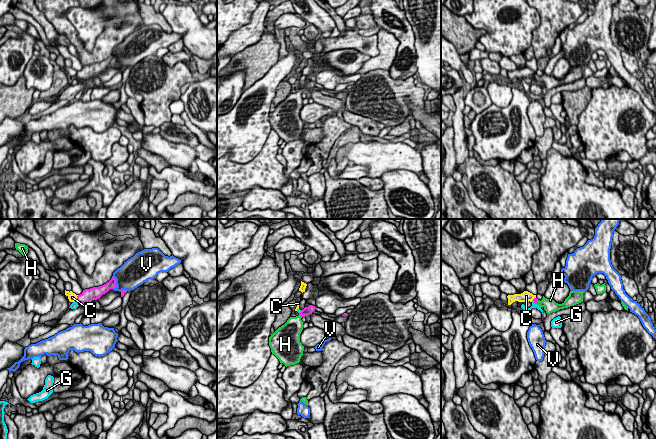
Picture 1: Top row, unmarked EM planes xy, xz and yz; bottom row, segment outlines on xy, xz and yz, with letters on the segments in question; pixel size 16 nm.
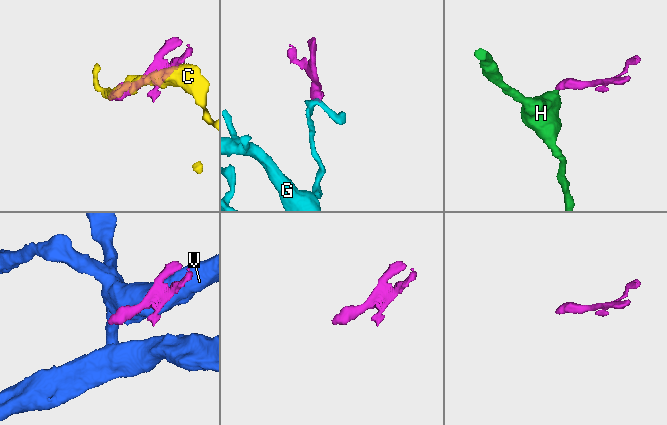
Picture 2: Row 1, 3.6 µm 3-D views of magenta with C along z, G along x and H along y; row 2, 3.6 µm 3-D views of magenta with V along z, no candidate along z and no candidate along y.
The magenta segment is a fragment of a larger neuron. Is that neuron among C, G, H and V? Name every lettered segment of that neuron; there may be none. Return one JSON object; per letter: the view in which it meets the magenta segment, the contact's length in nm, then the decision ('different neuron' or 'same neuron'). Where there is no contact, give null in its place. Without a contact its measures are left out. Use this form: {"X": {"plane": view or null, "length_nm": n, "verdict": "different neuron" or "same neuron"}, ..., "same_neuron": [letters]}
{"C": {"plane": "xy", "length_nm": 130, "verdict": "different neuron"}, "G": {"plane": "yz", "length_nm": 100, "verdict": "different neuron"}, "H": {"plane": "xz", "length_nm": 70, "verdict": "same neuron"}, "V": {"plane": "xy", "length_nm": 220, "verdict": "different neuron"}, "same_neuron": ["H"]}

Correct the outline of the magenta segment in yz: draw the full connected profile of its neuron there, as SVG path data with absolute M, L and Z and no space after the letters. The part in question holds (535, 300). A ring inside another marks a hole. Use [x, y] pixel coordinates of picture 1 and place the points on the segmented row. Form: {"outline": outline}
{"outline": "M570 291L569 296L565 299L562 304L556 303L552 298L547 299L543 296L542 300L534 298L532 302L540 307L543 307L547 314L556 312L560 309L572 307L576 304L583 302L583 293L585 291Z"}

